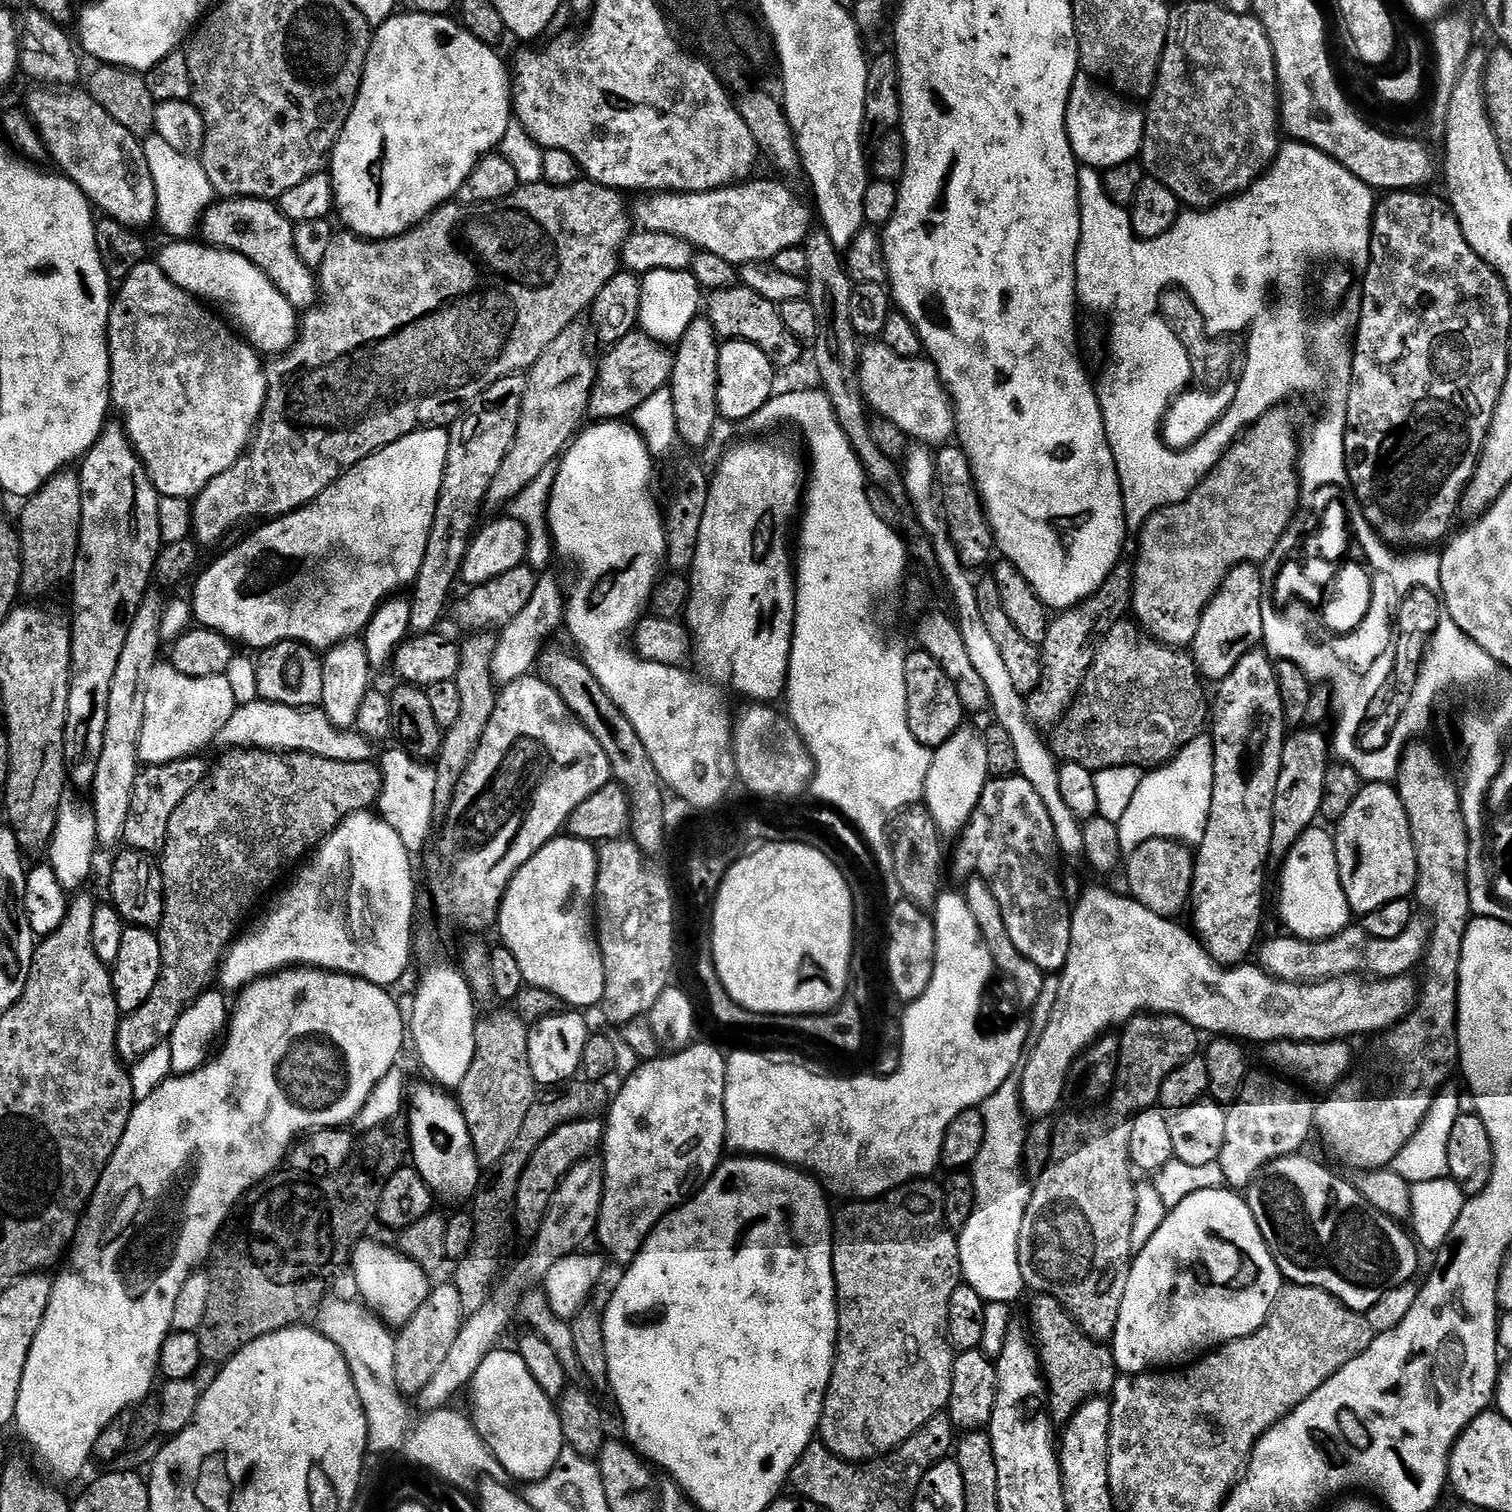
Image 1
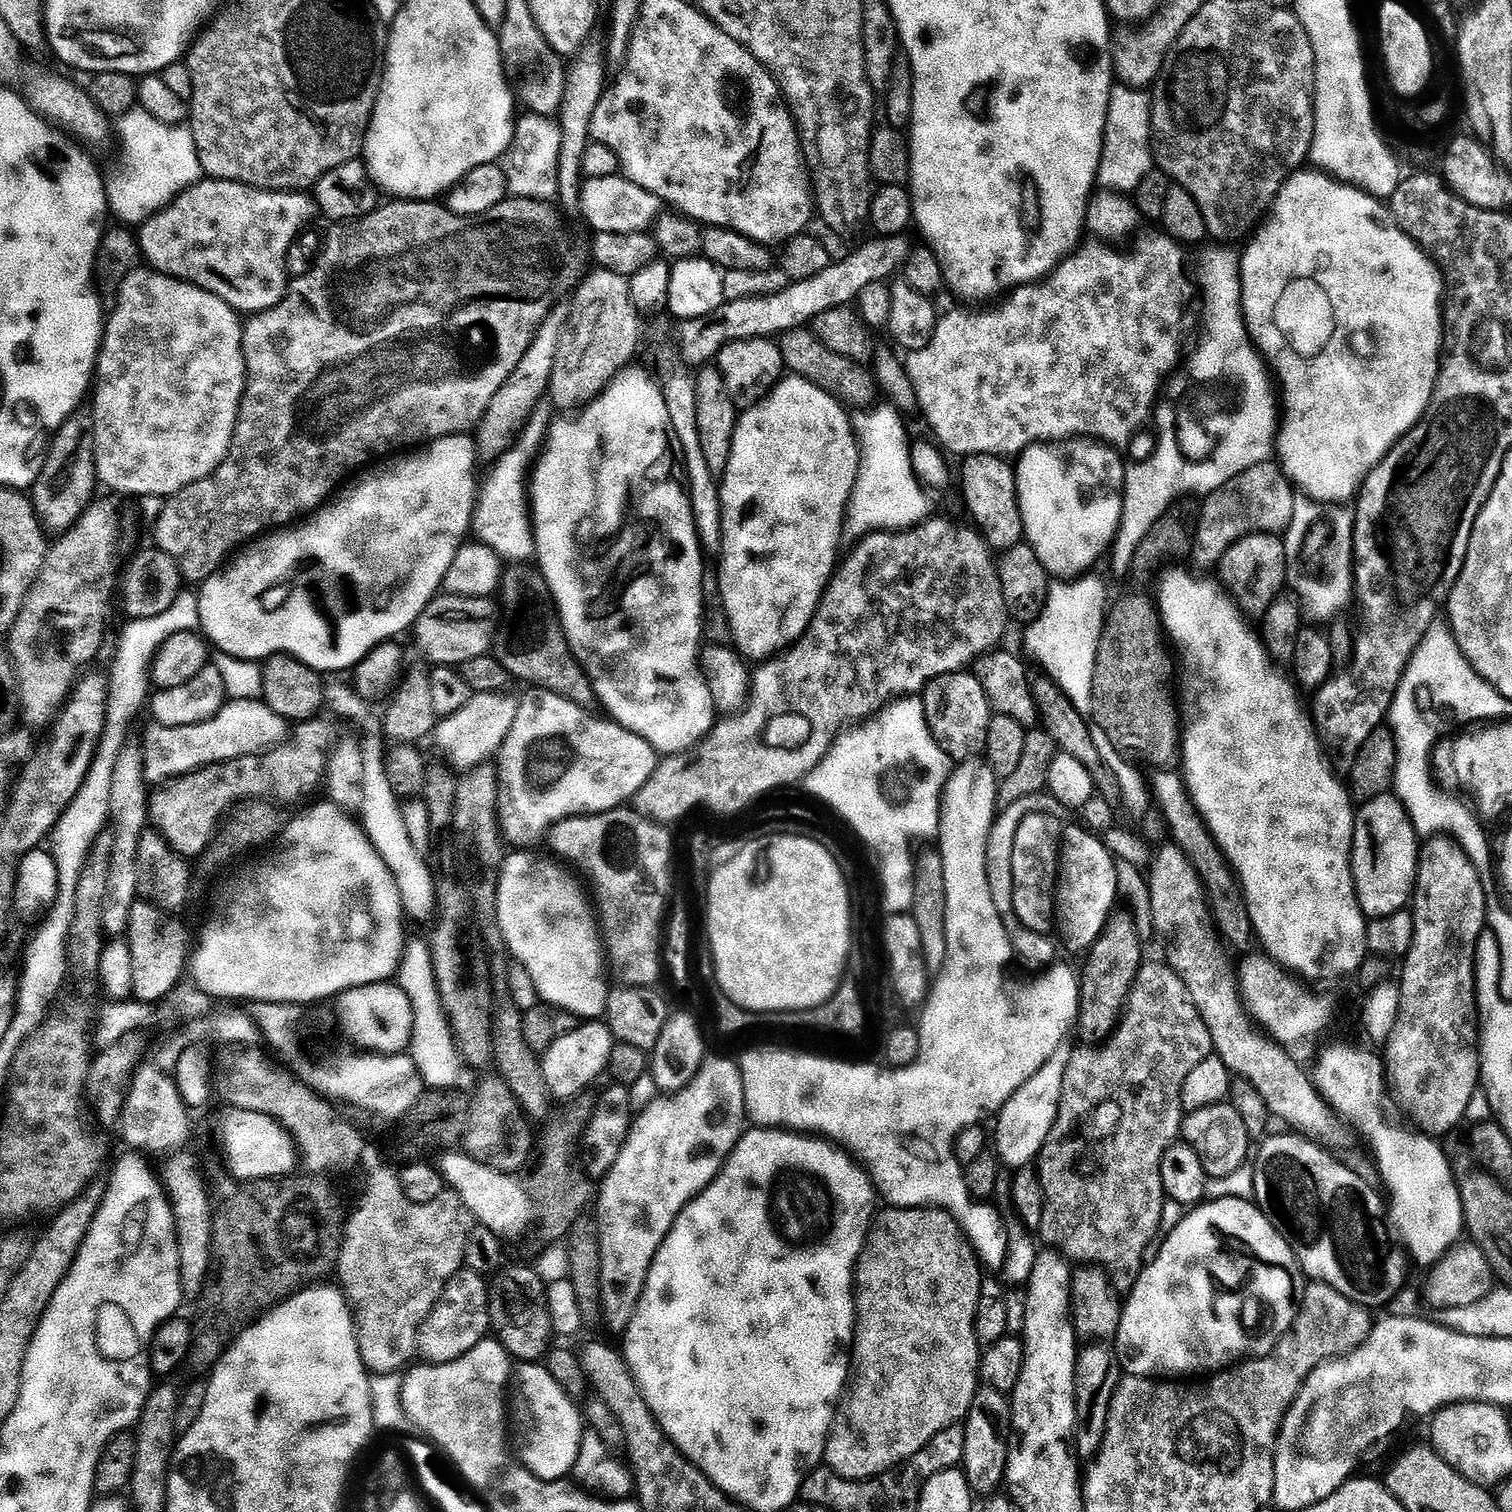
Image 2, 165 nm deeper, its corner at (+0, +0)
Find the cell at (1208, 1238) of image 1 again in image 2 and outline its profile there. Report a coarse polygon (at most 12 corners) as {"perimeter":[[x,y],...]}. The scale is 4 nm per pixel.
{"perimeter":[[1209,1199],[1130,1289],[1114,1356],[1192,1378],[1272,1355],[1300,1263]]}

